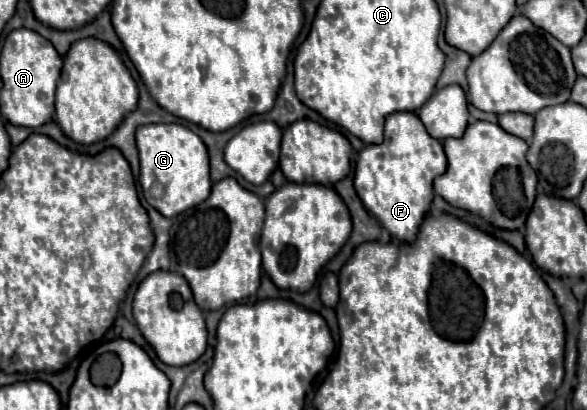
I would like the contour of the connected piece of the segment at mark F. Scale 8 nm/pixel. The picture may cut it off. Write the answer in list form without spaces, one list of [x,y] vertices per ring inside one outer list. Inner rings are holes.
[[[394,112],[386,118],[384,126],[384,142],[382,144],[368,144],[360,150],[354,166],[354,188],[360,200],[364,202],[366,210],[400,242],[412,242],[416,238],[416,230],[430,210],[434,190],[432,190],[432,180],[446,170],[446,154],[444,146],[440,140],[432,138],[420,118],[414,112]]]

